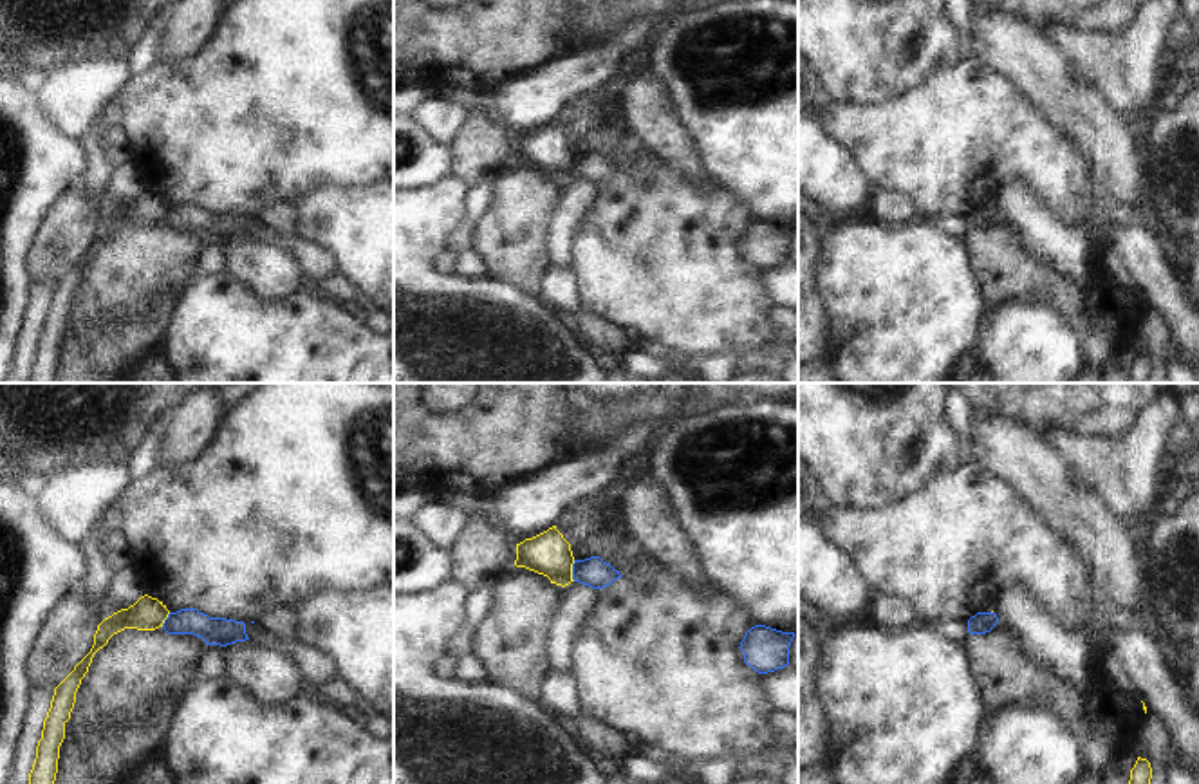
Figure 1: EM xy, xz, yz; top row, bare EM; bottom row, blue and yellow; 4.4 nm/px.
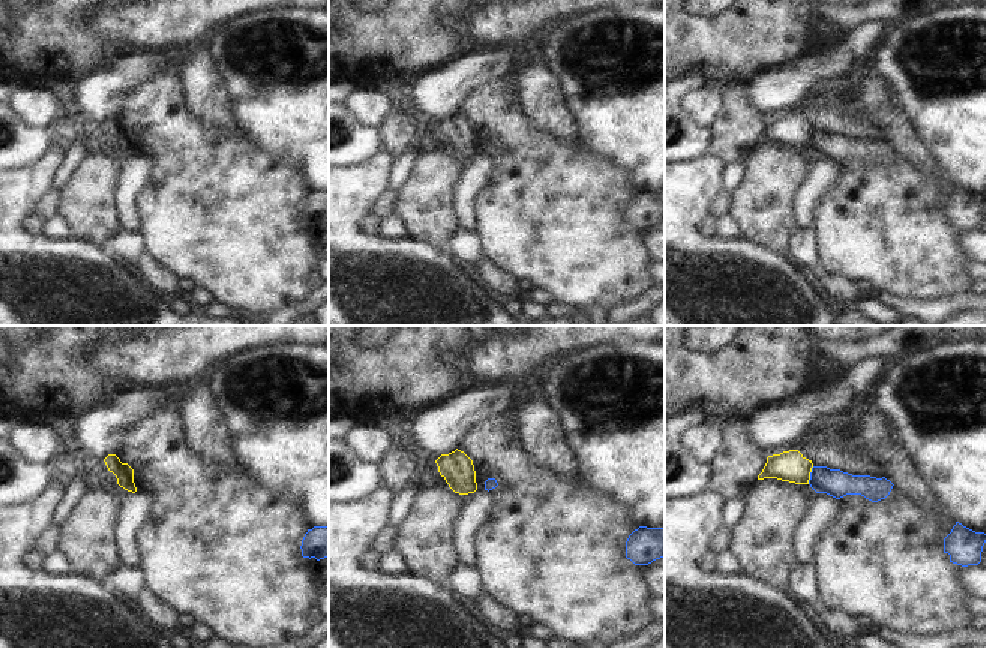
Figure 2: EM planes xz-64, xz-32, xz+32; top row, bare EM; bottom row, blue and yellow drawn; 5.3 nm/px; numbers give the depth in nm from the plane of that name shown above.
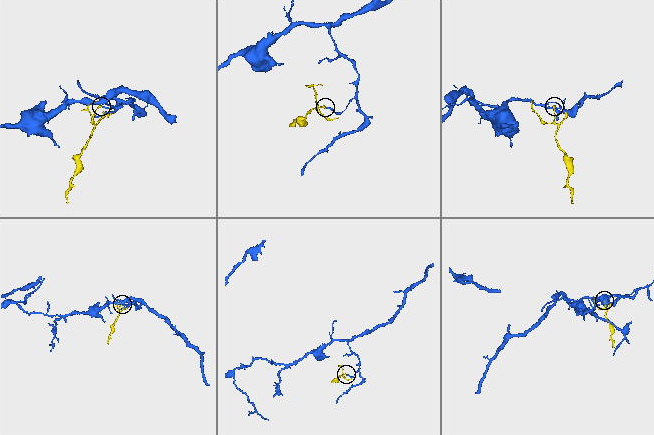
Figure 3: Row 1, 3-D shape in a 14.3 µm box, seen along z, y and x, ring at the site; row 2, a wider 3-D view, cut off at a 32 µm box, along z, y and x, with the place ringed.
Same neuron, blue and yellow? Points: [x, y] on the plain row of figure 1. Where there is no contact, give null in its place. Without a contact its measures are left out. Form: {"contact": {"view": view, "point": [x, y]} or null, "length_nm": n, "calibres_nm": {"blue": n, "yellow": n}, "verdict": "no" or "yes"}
{"contact": {"view": "xz", "point": [573, 167]}, "length_nm": 100, "calibres_nm": {"blue": 130, "yellow": 190}, "verdict": "no"}

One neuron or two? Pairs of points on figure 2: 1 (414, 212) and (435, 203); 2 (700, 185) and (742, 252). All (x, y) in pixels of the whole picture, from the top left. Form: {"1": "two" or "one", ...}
{"1": "one", "2": "one"}

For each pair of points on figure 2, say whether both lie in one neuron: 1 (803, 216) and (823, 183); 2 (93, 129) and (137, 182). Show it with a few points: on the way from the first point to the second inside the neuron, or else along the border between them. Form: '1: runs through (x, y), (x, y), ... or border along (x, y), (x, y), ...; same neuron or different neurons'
1: runs through (805, 209), (806, 200), (815, 191); same neuron
2: runs through (105, 143), (131, 168); same neuron

